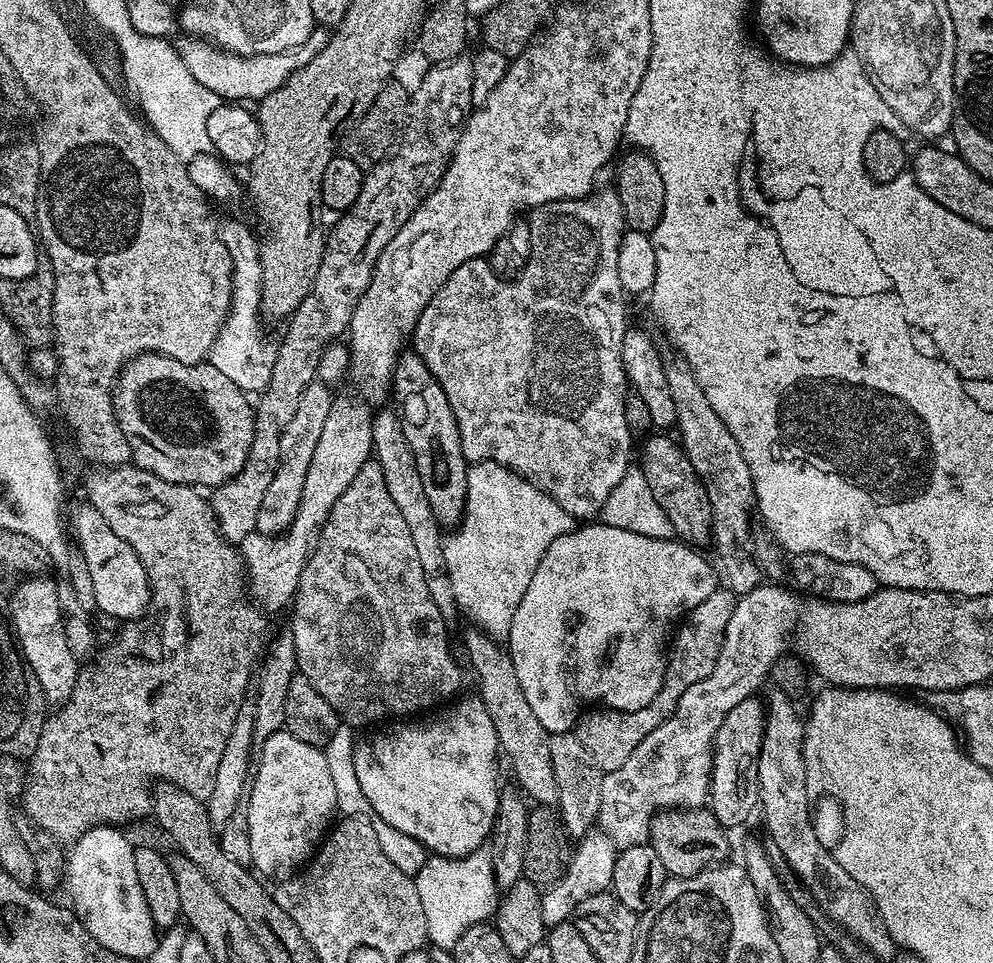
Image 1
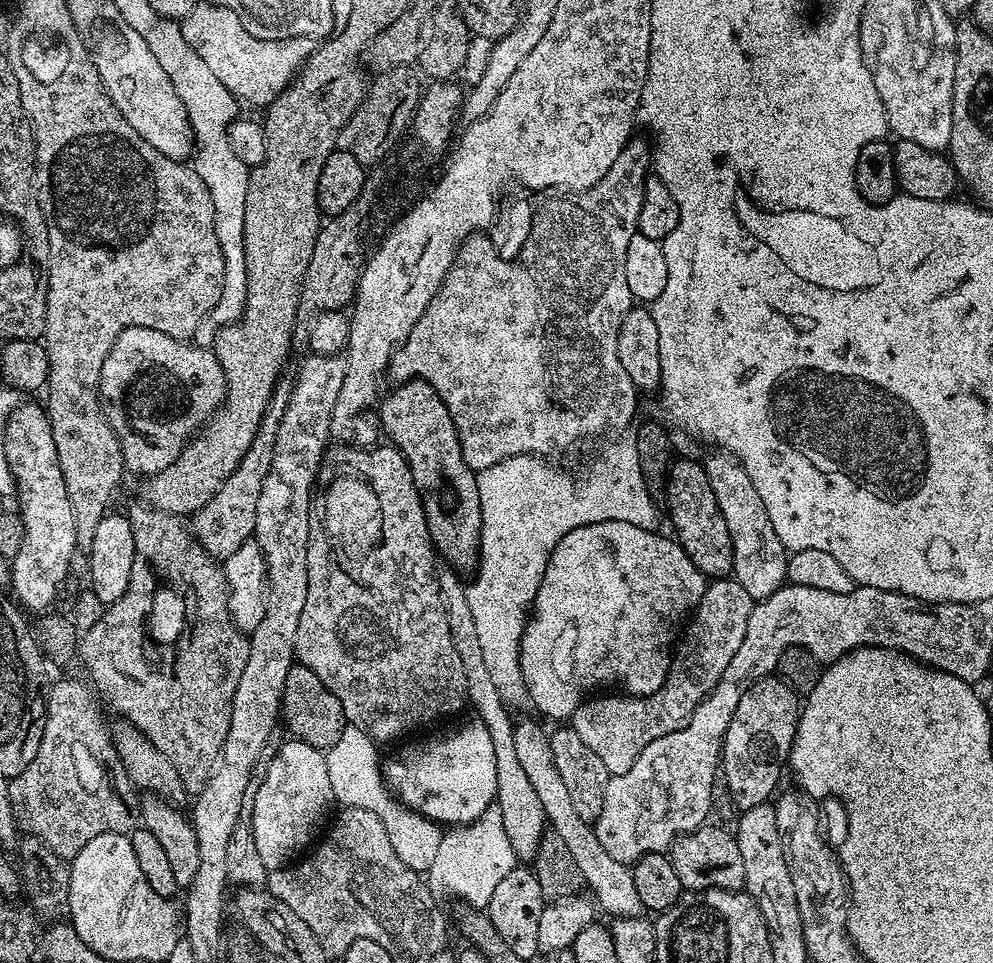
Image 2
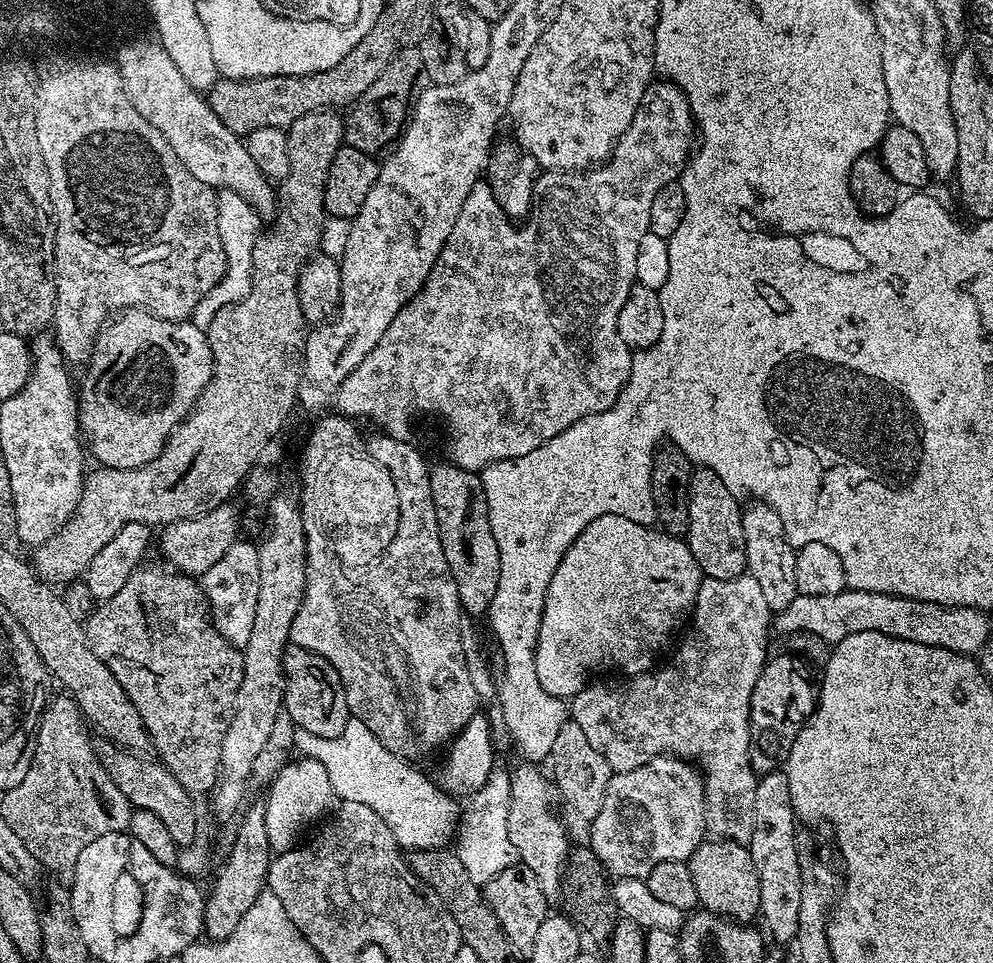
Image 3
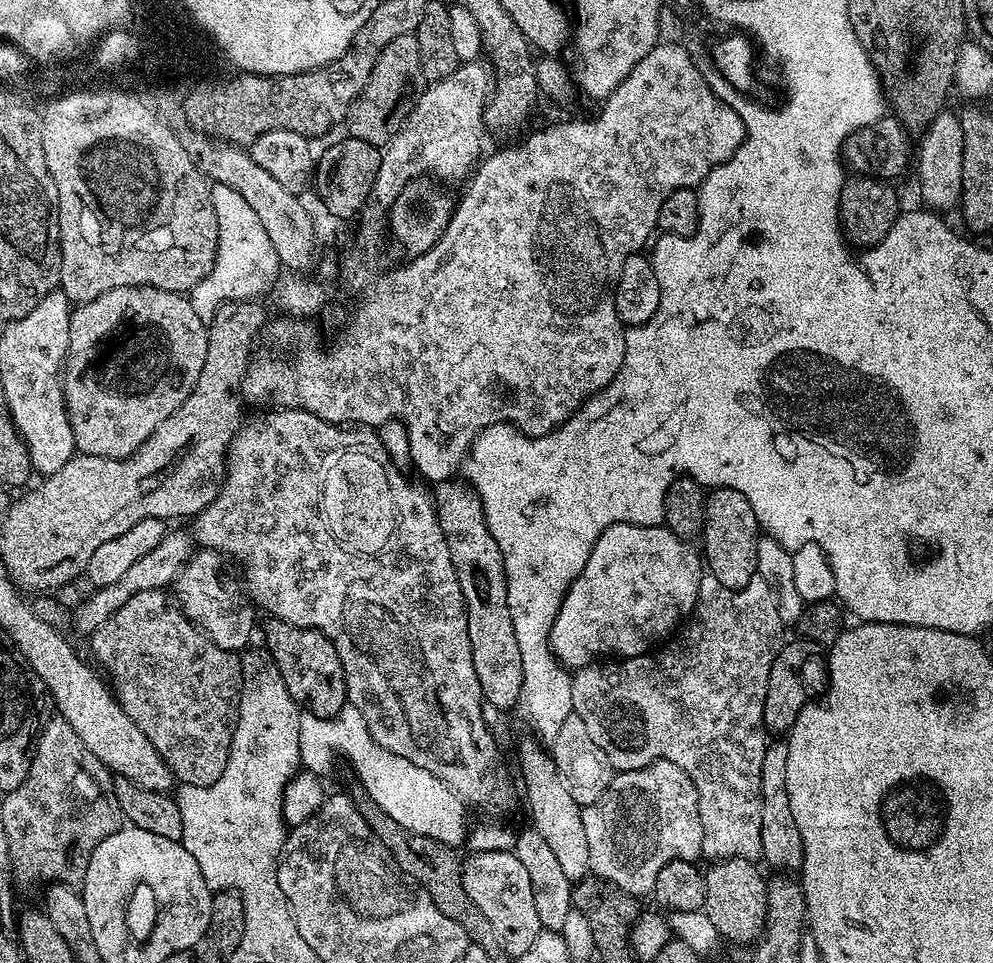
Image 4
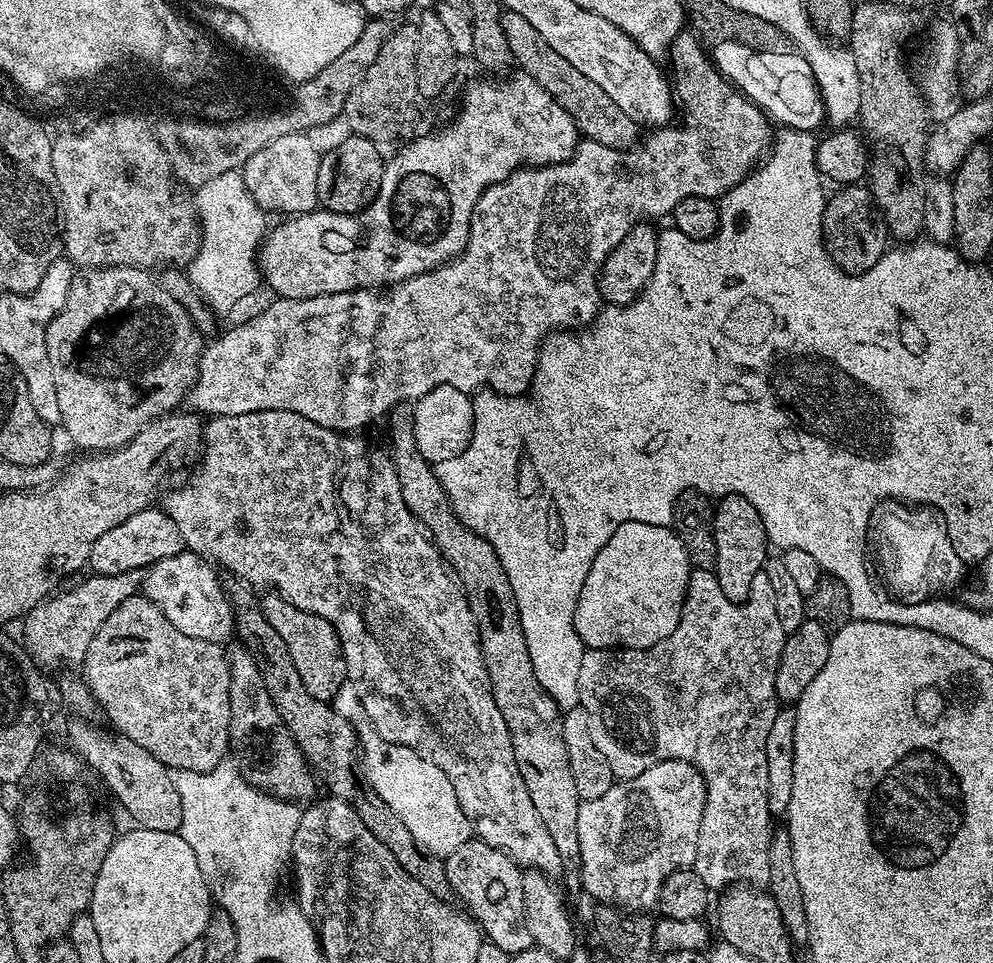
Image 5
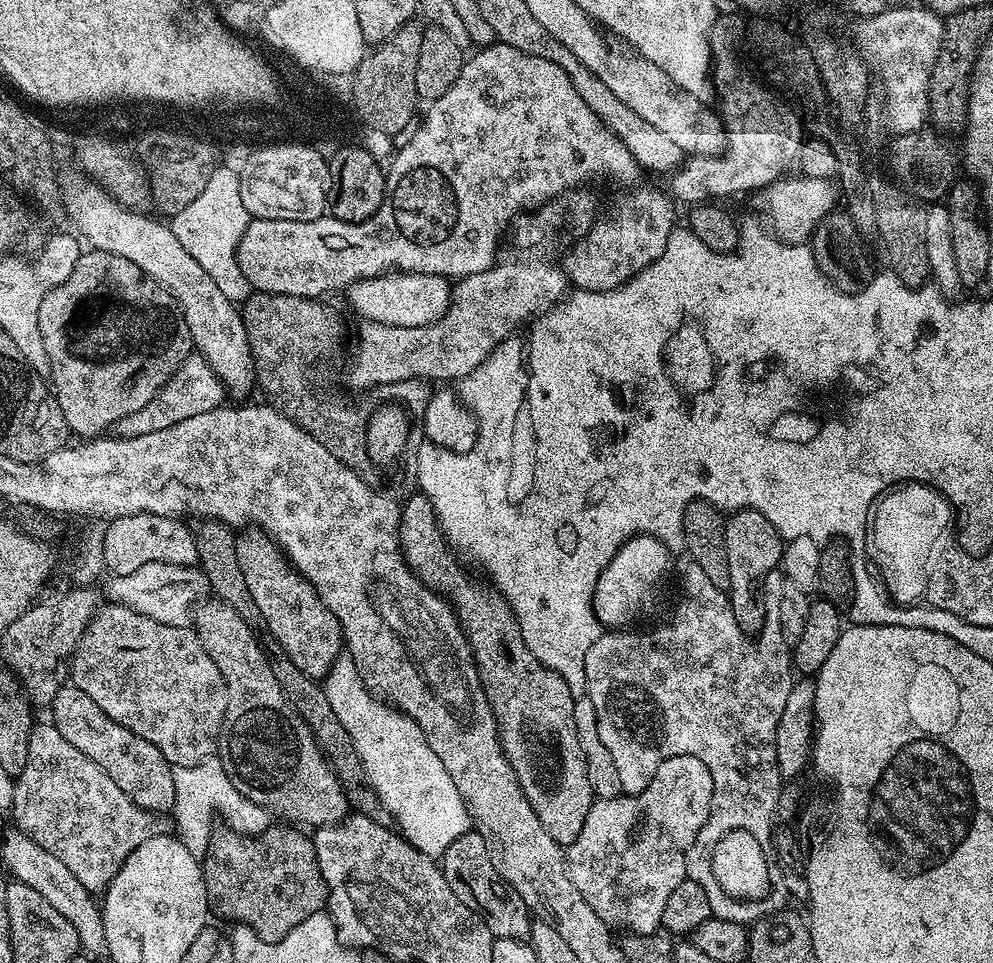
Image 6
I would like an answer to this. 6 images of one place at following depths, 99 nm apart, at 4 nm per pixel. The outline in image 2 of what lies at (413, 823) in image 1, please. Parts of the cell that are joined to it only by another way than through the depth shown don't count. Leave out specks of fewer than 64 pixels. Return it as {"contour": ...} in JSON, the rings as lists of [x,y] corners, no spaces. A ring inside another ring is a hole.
{"contour":[[[471,720],[445,736],[414,745],[408,756],[386,768],[387,777],[396,780],[400,787],[399,799],[407,807],[419,810],[428,819],[444,826],[472,823],[496,799],[498,766],[495,765],[493,741],[481,720]]]}

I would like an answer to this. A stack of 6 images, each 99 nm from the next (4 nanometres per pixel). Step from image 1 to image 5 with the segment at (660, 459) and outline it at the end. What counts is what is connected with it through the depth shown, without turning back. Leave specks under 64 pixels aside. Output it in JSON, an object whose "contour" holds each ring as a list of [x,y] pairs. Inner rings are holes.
{"contour":[[[726,496],[715,505],[711,525],[716,543],[714,575],[718,586],[722,586],[722,594],[726,594],[726,598],[743,602],[748,599],[754,578],[765,567],[770,556],[764,520],[746,498]]]}

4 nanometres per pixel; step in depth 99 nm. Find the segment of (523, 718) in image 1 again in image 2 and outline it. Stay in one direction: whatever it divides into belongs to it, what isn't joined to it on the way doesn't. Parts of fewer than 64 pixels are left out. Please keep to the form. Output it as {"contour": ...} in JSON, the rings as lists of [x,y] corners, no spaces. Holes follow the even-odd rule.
{"contour":[[[520,721],[515,725],[514,734],[518,759],[522,762],[522,768],[526,771],[531,785],[538,793],[545,819],[549,822],[551,829],[553,826],[557,836],[562,839],[559,840],[561,847],[564,847],[574,858],[585,885],[589,890],[591,888],[601,908],[612,914],[612,917],[623,919],[639,917],[643,913],[641,910],[644,910],[644,903],[640,892],[634,886],[631,869],[610,857],[599,842],[591,823],[579,818],[570,794],[567,793],[566,786],[562,783],[561,775],[558,774],[557,767],[552,762],[548,751],[550,742],[547,735],[544,736],[536,725],[530,722],[520,723]]]}

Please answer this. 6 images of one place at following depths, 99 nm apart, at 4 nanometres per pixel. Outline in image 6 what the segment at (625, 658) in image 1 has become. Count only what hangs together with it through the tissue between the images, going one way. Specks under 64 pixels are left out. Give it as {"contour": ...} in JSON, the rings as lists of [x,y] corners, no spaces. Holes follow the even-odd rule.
{"contour":[[[634,536],[617,550],[598,578],[592,599],[592,608],[605,629],[631,629],[628,627],[651,606],[652,595],[668,568],[668,556],[668,547],[652,536]]]}

